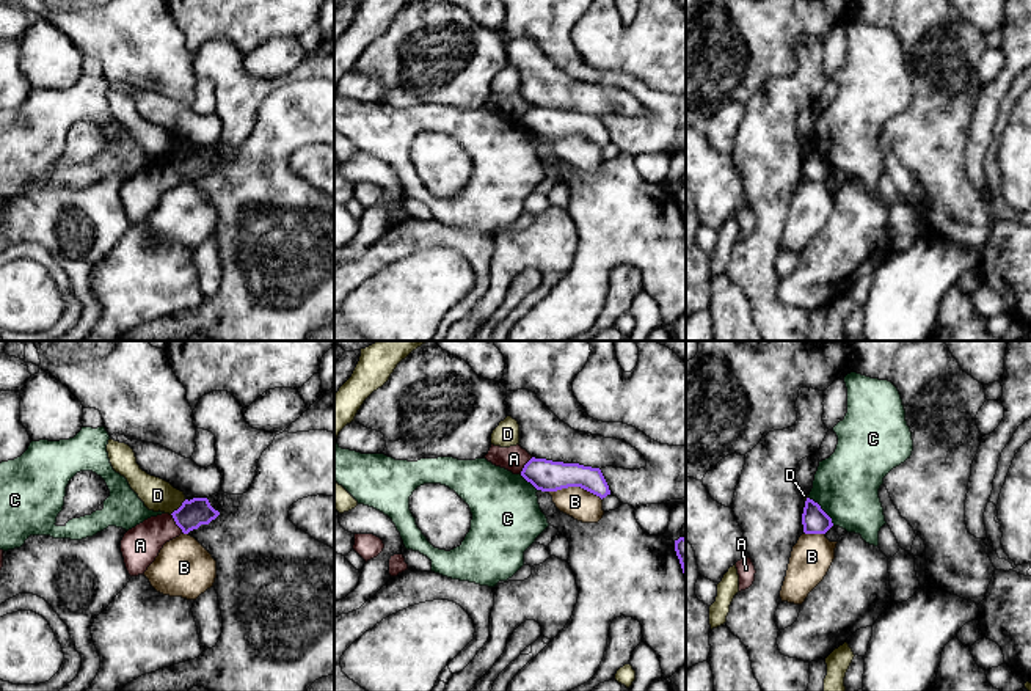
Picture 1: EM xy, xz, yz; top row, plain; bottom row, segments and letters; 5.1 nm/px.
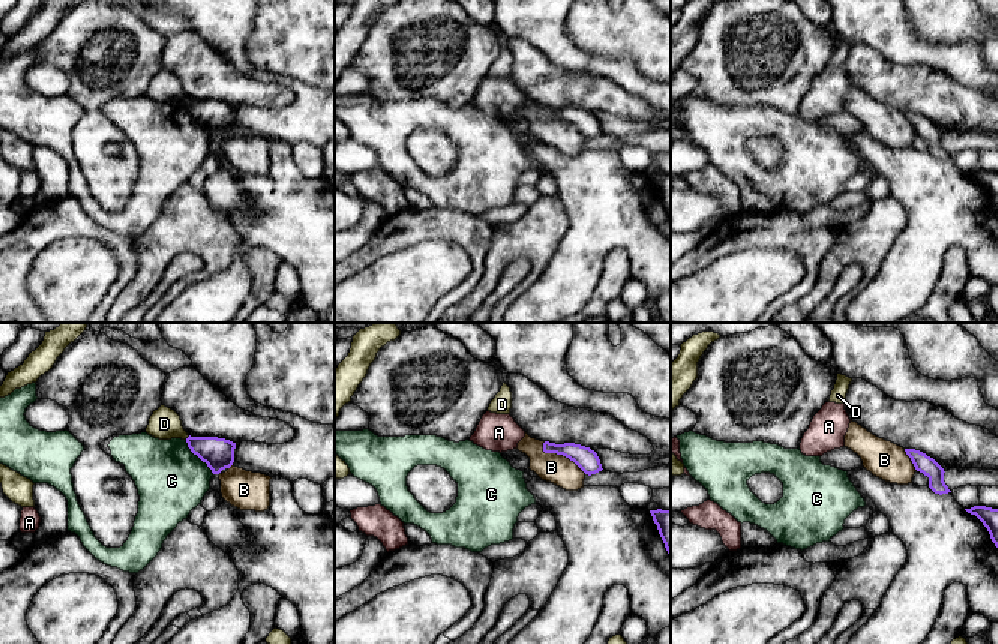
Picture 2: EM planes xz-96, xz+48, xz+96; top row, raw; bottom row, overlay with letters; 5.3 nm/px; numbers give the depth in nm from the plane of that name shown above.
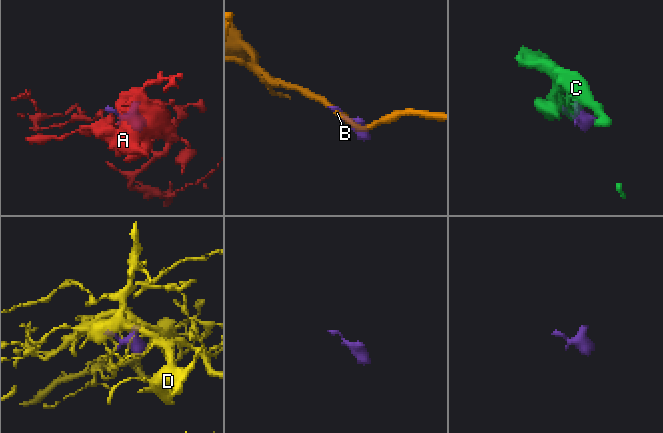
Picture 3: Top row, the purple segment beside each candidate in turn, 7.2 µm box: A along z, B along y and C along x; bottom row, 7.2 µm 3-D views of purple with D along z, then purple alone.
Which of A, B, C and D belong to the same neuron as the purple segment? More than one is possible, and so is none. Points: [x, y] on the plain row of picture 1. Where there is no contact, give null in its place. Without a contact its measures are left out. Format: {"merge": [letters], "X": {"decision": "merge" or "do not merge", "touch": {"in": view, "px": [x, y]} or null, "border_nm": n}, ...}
{"merge": [], "A": {"decision": "do not merge", "touch": {"in": "xy", "px": [176, 171]}, "border_nm": 120}, "B": {"decision": "do not merge", "touch": {"in": "xz", "px": [575, 134]}, "border_nm": 300}, "C": {"decision": "do not merge", "touch": {"in": "yz", "px": [823, 159]}, "border_nm": 200}, "D": {"decision": "do not merge", "touch": {"in": "xy", "px": [179, 156]}, "border_nm": 120}}

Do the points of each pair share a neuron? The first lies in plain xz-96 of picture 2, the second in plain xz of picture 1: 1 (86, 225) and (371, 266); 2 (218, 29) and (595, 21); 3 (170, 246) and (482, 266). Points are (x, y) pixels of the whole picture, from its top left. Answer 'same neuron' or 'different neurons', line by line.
1: same neuron
2: different neurons
3: different neurons

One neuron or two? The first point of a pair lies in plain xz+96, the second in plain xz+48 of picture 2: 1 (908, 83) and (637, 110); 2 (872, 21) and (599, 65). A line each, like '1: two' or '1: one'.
1: one
2: one

